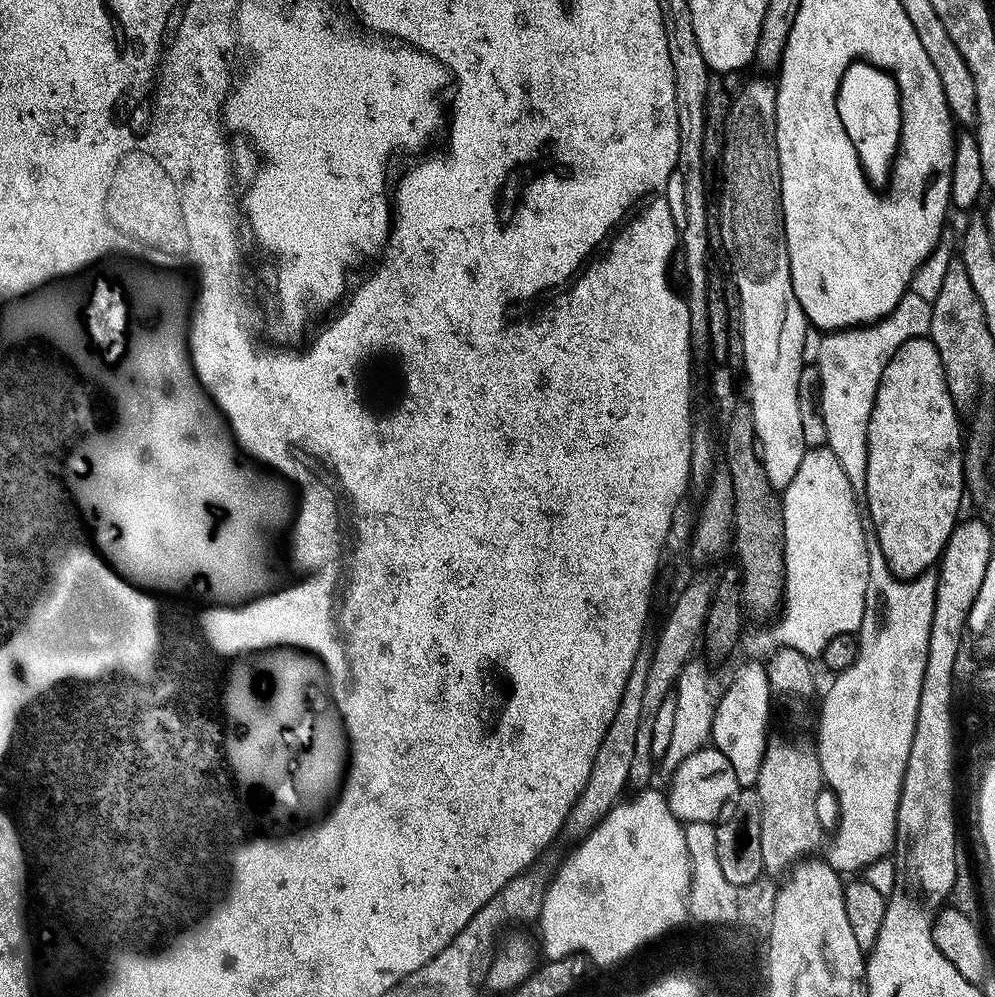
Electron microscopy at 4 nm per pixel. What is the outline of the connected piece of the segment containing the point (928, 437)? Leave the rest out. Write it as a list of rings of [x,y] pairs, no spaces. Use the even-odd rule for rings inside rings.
[[[919,336],[898,346],[894,358],[886,362],[886,370],[882,370],[874,410],[870,414],[870,422],[866,425],[868,465],[863,499],[868,500],[866,516],[888,568],[902,580],[925,575],[931,569],[928,567],[931,564],[933,567],[939,561],[961,515],[960,503],[966,500],[963,474],[966,432],[962,426],[960,429],[959,415],[961,416],[961,413],[947,389],[942,358],[939,357],[934,342]]]

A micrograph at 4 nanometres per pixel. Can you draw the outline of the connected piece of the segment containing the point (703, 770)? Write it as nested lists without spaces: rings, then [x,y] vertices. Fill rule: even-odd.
[[[705,746],[690,754],[670,777],[670,783],[672,785],[666,788],[668,805],[676,819],[685,825],[719,821],[722,816],[720,811],[733,803],[736,793],[741,789],[726,754],[714,746]]]

